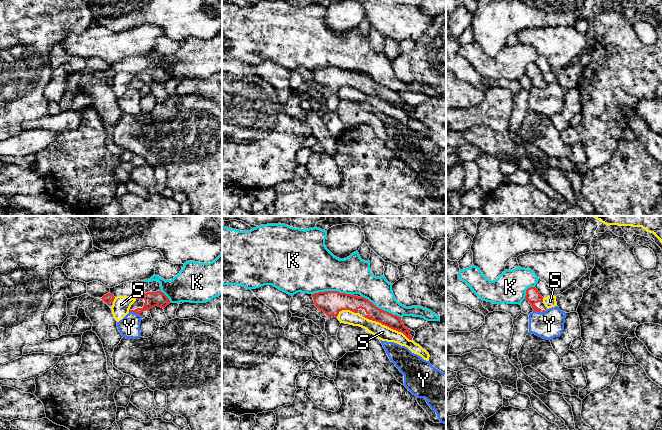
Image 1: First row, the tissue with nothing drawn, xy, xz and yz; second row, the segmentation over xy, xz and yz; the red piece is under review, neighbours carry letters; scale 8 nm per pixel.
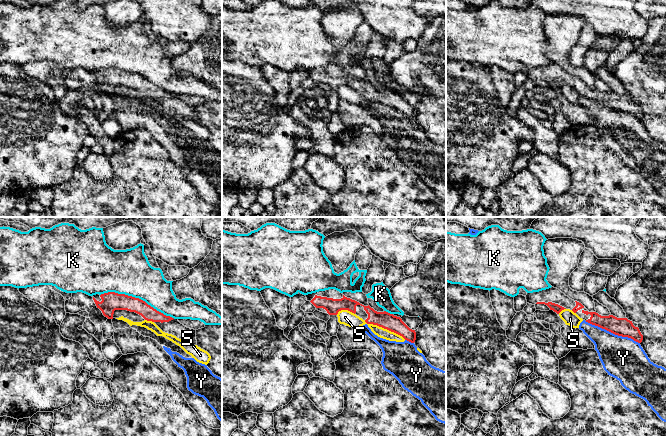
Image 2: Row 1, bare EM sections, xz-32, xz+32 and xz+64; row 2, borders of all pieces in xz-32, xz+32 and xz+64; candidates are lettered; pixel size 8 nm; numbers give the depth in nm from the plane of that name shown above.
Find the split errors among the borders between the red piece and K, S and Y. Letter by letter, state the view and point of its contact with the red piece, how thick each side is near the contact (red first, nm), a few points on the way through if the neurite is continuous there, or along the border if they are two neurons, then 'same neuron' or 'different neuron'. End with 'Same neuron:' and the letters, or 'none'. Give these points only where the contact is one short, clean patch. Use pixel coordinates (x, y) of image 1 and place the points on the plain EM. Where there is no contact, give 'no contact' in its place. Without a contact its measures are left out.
K: meets red in xz at (333, 67); 190 nm thick on the red side, 400 nm on the other; different neuron
S: meets red in xz at (387, 102); 120 nm thick on the red side, 120 nm on the other; different neuron
Y: meets red in xy at (134, 88); 120 nm thick on the red side, 170 nm on the other; different neuron
Same neuron: none

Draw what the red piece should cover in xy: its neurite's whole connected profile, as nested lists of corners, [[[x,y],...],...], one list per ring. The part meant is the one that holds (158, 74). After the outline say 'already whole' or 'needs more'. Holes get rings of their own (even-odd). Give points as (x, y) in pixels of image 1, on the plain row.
[[[161,67],[147,68],[136,74],[136,77],[131,81],[129,88],[140,91],[144,86],[149,87],[155,82],[164,85],[170,79],[169,74]]]; needs more

